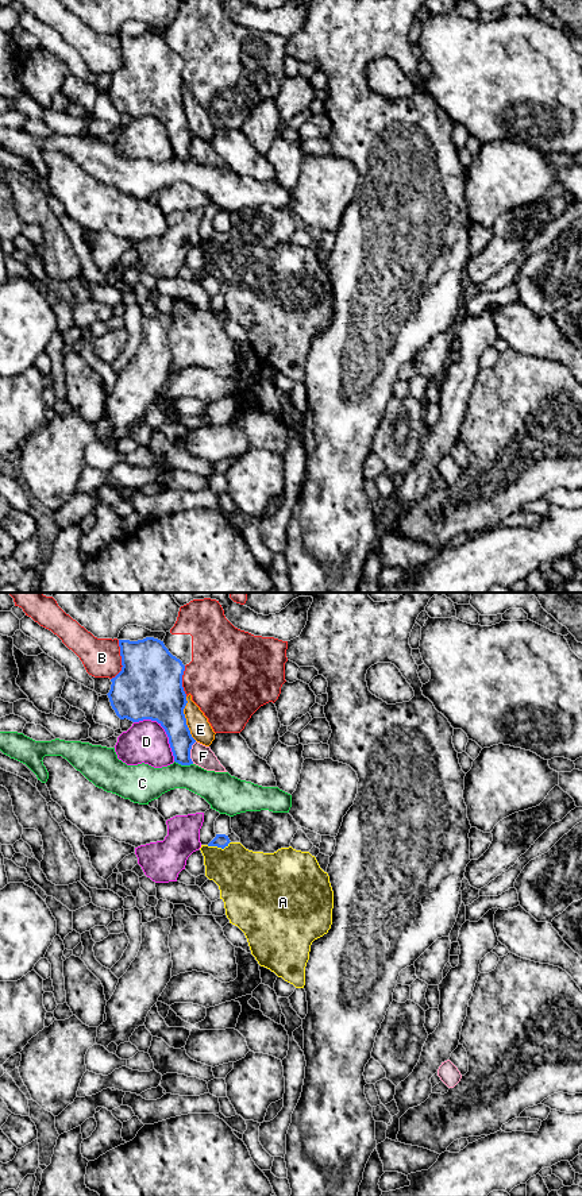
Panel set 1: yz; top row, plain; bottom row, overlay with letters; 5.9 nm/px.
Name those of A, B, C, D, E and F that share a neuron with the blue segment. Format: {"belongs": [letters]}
{"belongs": []}

